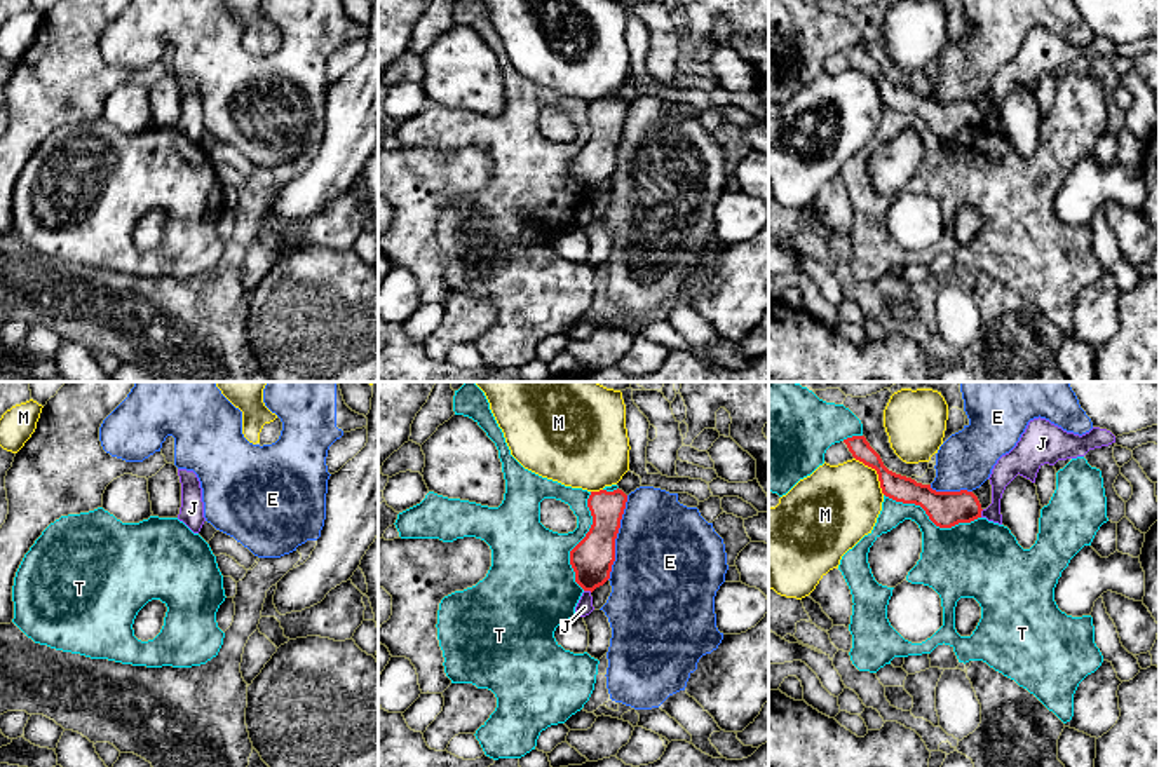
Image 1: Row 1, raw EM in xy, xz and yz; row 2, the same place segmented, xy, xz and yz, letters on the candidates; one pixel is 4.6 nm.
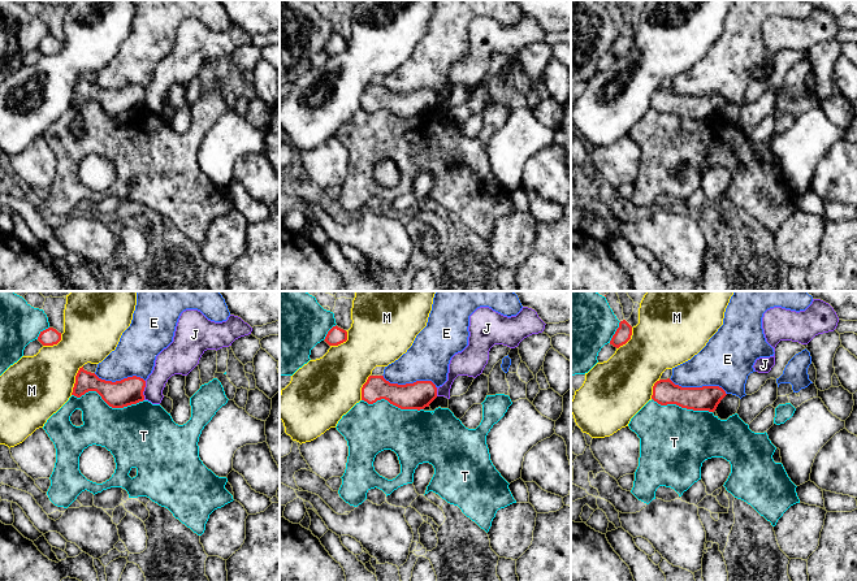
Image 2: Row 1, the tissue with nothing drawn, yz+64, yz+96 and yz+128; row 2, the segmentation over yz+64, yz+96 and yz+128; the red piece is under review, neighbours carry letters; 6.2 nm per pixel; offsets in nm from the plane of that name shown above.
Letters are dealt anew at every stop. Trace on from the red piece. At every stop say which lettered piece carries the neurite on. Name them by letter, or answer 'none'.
none

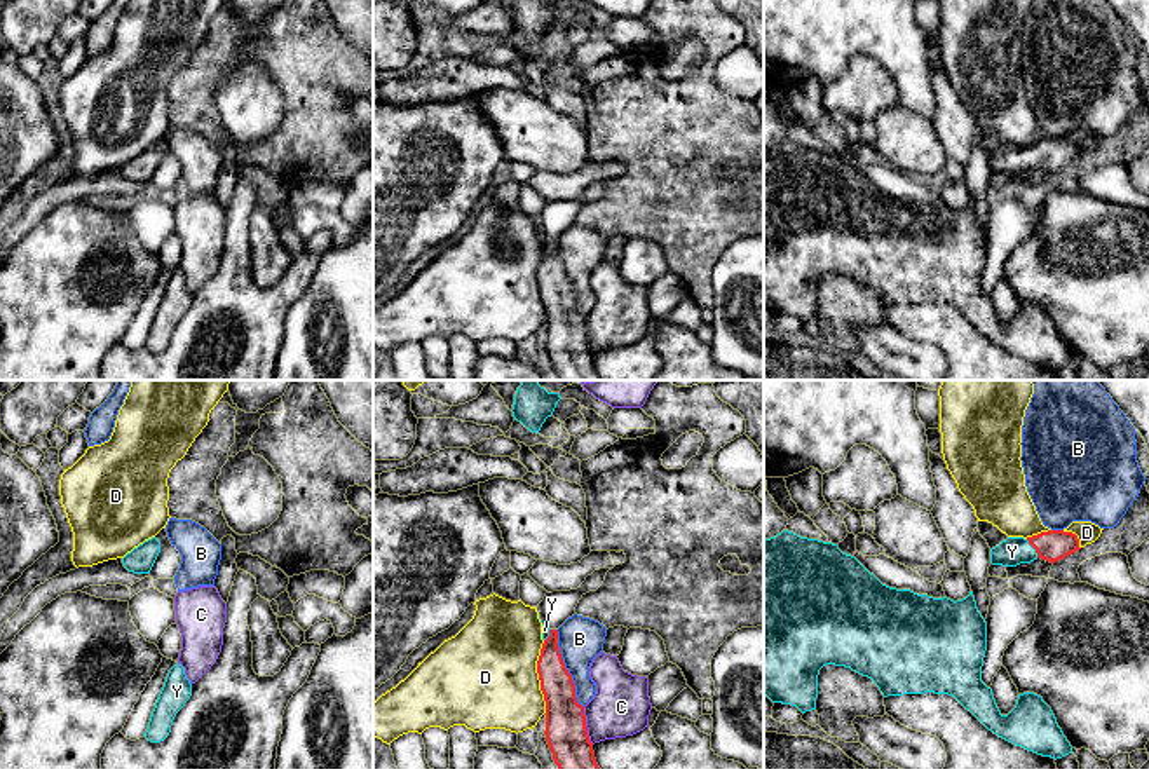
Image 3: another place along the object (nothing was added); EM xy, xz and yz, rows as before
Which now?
Y

